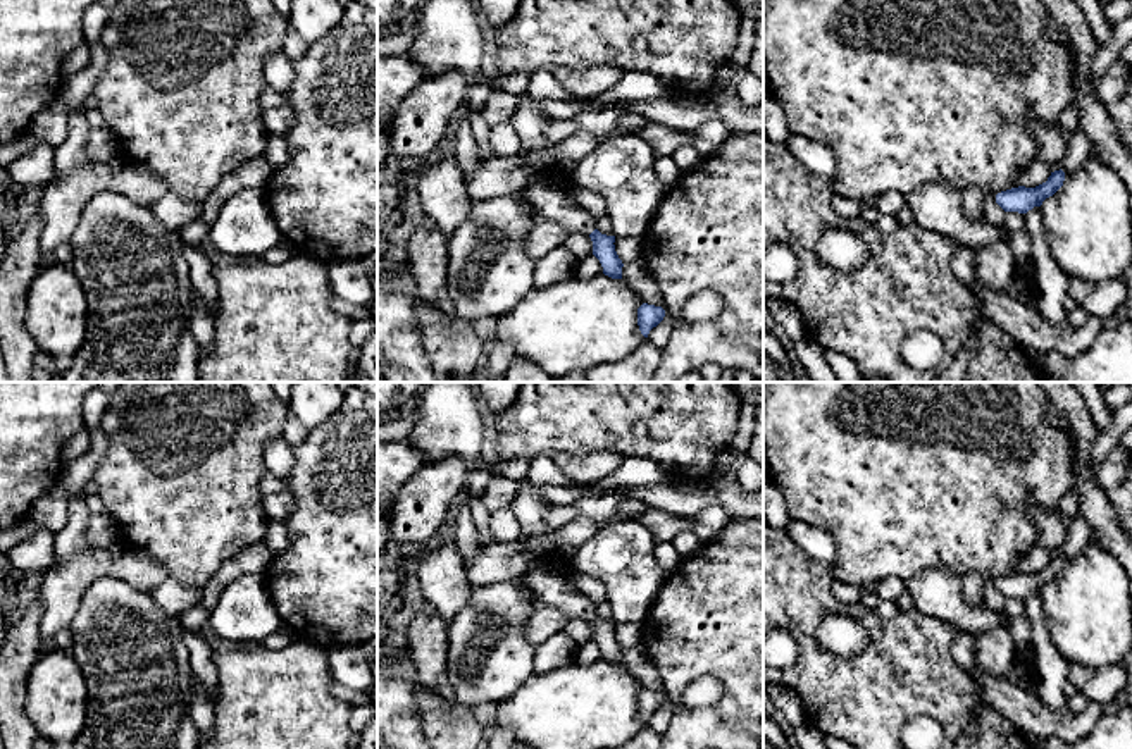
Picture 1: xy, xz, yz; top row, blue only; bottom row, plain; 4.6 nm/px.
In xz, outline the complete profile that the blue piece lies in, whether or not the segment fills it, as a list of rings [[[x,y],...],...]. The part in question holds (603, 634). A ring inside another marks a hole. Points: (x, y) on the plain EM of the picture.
[[[539,560],[532,563],[524,580],[539,604],[553,606],[570,618],[589,622],[593,641],[600,646],[603,659],[612,665],[622,665],[624,649],[615,637],[615,622],[601,620],[596,615],[596,606],[586,596]]]

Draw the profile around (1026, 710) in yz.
[[[980,678],[979,689],[986,701],[1023,734],[1046,740],[1058,737],[1067,744],[1080,742],[1098,723],[1103,708],[1089,704],[1073,718],[1070,711],[1049,711],[1037,692],[1018,690],[1008,678]]]

